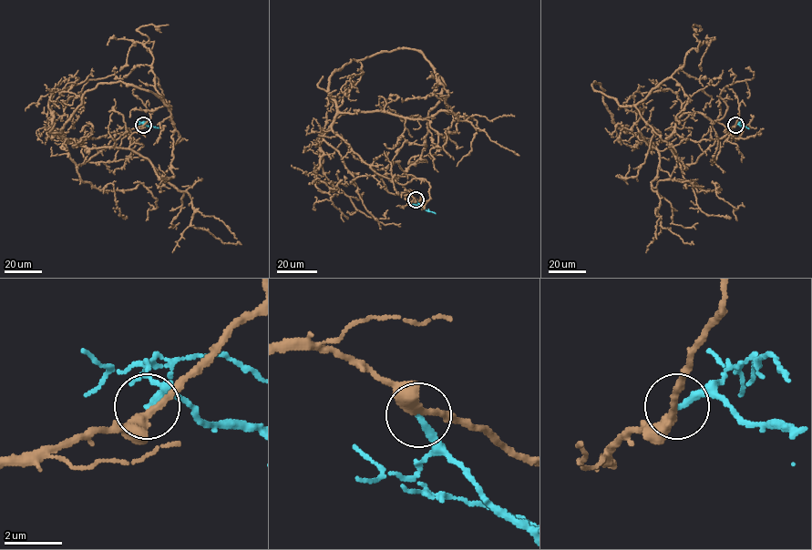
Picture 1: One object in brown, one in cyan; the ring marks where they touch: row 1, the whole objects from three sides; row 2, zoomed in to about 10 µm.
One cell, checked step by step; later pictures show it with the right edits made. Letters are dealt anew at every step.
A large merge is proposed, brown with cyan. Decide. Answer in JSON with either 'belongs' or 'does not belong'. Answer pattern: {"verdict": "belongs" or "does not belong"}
{"verdict": "does not belong"}

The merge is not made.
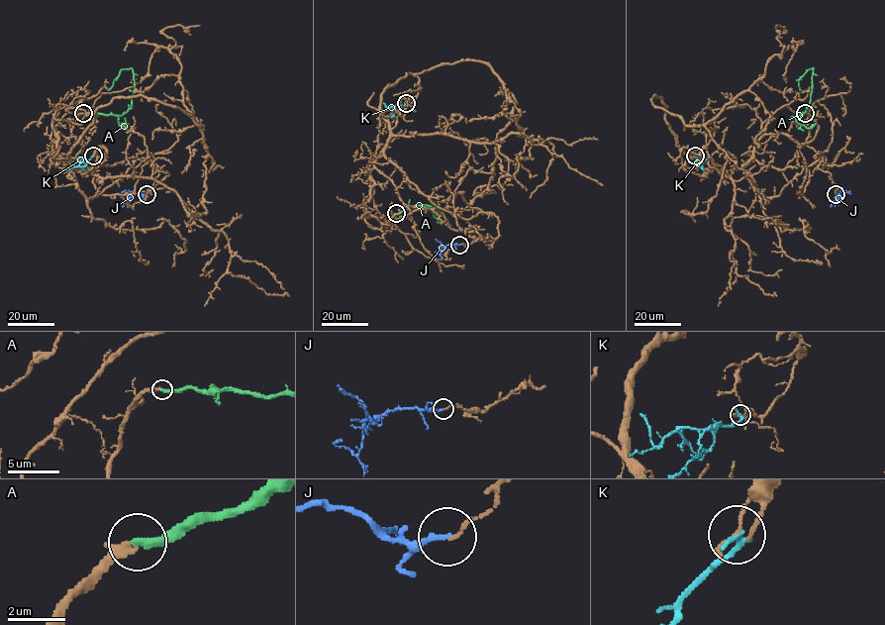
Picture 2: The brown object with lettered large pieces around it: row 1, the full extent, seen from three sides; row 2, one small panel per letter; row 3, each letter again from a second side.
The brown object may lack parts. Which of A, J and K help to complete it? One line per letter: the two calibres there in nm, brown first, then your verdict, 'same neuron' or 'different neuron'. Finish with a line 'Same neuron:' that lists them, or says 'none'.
A: 260 nm thick on the brown side, 300 nm on the other; same neuron
J: 120 nm thick on the brown side, 170 nm on the other; different neuron
K: 160 nm thick on the brown side, 200 nm on the other; different neuron
Same neuron: A

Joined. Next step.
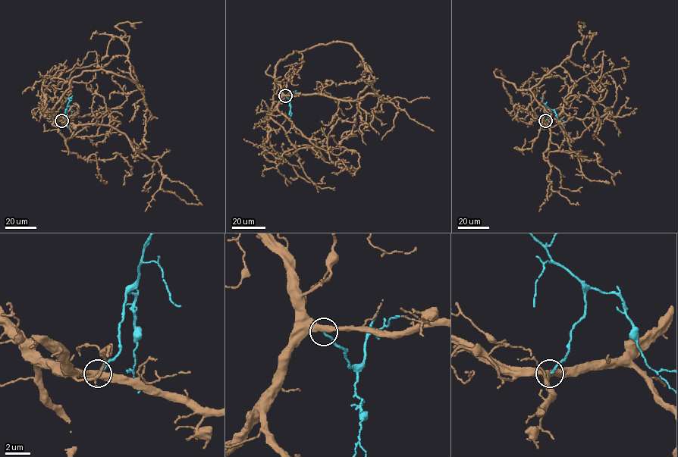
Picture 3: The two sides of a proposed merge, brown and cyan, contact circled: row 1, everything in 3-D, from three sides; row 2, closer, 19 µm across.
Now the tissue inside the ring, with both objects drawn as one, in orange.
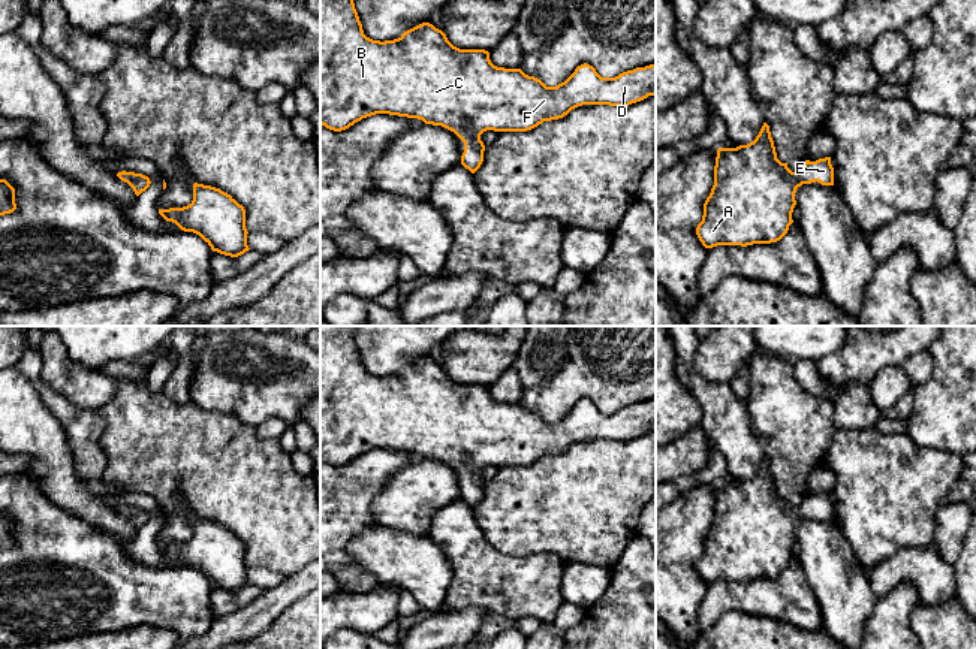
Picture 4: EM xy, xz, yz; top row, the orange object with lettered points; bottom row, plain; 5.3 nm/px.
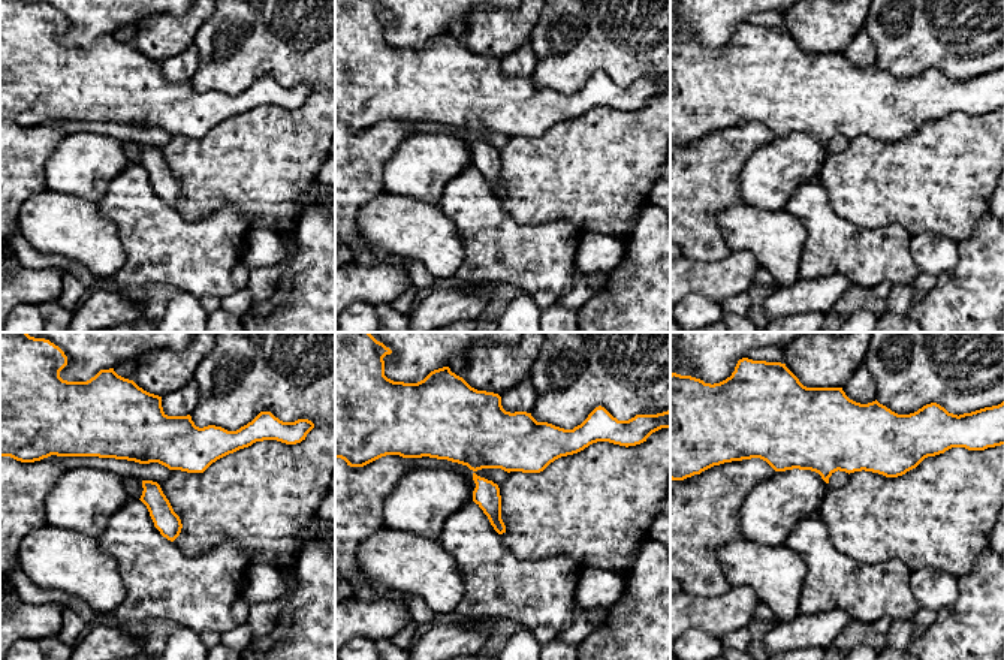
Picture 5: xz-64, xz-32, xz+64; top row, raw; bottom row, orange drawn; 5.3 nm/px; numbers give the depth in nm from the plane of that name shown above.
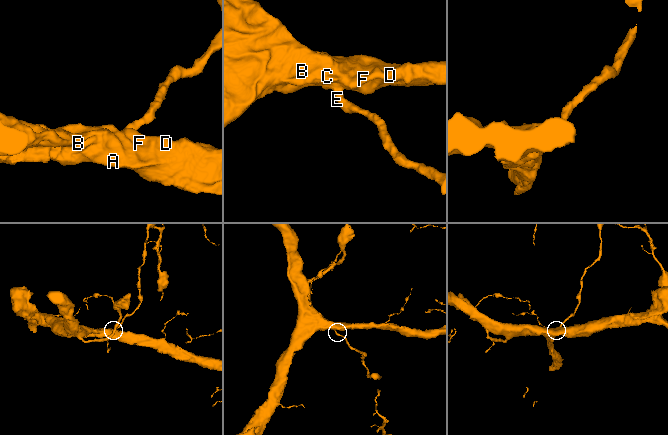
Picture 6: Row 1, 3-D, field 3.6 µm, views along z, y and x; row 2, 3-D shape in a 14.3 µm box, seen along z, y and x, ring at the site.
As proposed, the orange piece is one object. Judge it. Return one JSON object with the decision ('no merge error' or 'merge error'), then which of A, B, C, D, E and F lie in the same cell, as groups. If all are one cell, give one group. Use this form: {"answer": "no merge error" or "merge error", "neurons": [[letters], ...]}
{"answer": "no merge error", "neurons": [["A", "B", "C", "D", "E", "F"]]}

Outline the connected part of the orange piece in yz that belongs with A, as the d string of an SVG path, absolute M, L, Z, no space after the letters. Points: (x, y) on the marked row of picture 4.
M763 123L753 142L717 150L714 185L704 203L704 215L696 227L696 235L705 248L777 242L793 223L796 188L816 181L822 185L834 185L831 157L816 162L805 160L801 172L792 172L787 163L777 159L769 126Z

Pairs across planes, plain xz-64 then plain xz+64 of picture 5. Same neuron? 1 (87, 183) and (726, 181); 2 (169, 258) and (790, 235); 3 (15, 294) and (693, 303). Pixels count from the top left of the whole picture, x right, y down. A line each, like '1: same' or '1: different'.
1: different
2: different
3: different

